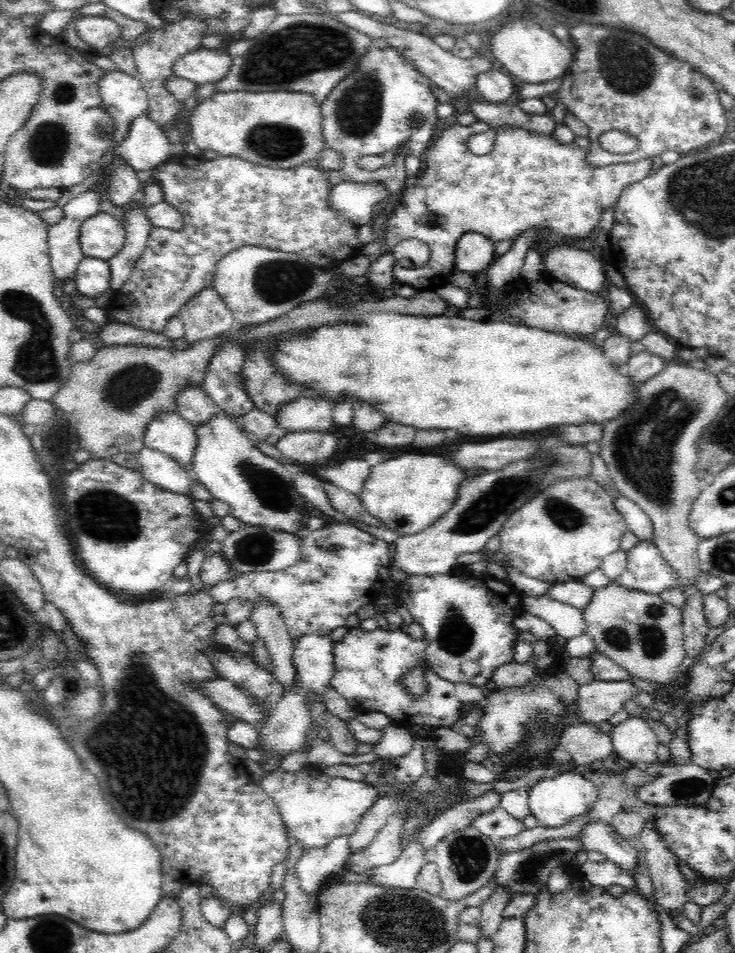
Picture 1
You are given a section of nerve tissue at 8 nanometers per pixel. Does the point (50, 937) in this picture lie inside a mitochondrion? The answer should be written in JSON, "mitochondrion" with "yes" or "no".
{"mitochondrion":"yes"}

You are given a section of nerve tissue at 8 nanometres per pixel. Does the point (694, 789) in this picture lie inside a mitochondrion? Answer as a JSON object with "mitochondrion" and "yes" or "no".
{"mitochondrion":"yes"}

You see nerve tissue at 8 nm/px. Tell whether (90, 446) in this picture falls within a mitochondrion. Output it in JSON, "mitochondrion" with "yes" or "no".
{"mitochondrion":"no"}

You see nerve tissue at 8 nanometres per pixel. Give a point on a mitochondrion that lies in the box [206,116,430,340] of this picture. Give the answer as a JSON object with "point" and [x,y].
{"point":[275,281]}

